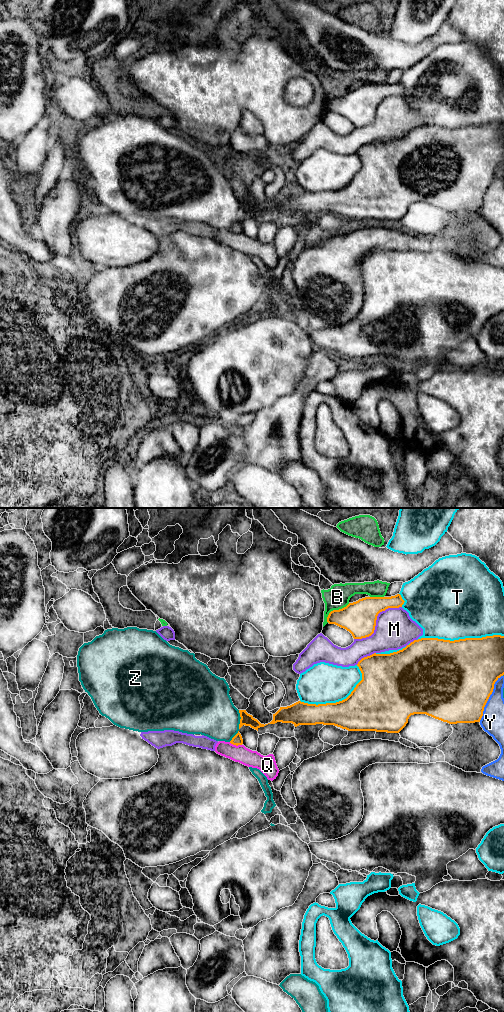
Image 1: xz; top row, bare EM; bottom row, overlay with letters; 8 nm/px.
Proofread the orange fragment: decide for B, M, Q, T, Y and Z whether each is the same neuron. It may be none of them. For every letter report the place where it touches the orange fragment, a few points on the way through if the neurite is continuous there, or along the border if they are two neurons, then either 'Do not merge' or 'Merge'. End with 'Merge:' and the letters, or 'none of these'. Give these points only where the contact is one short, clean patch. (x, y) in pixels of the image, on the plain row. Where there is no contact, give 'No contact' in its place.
B: Touches orange at xz (335, 98). Do not merge
M: Touches orange at xz (375, 109). Do not merge
Q: Touches orange at xz (235, 232). Path across: xz (237, 228), (235, 232), (241, 242). Merge
T: Touches orange at xz (460, 127). Do not merge
Y: Touches orange at xz (488, 186). Merge
Z: Touches orange at xz (240, 207). Do not merge
Merge: Q, Y

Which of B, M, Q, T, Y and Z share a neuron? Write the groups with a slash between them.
B / M / Q Y / T / Z

